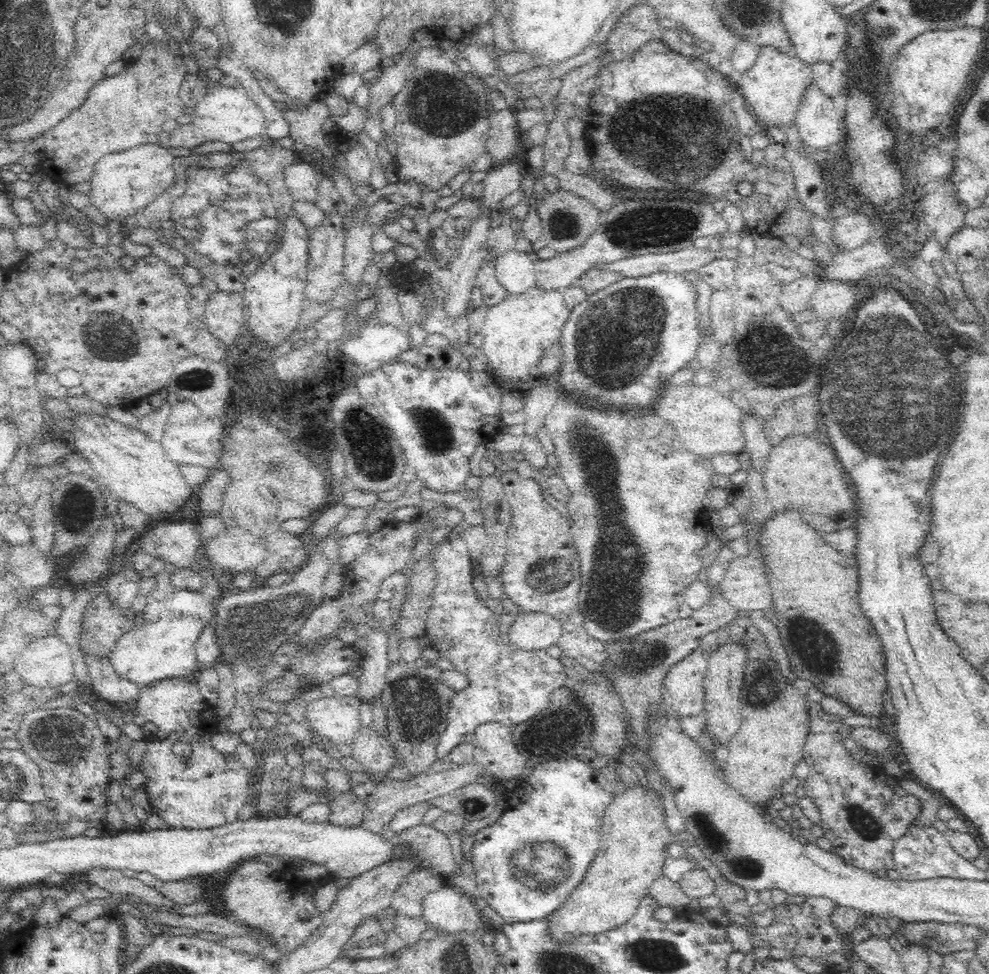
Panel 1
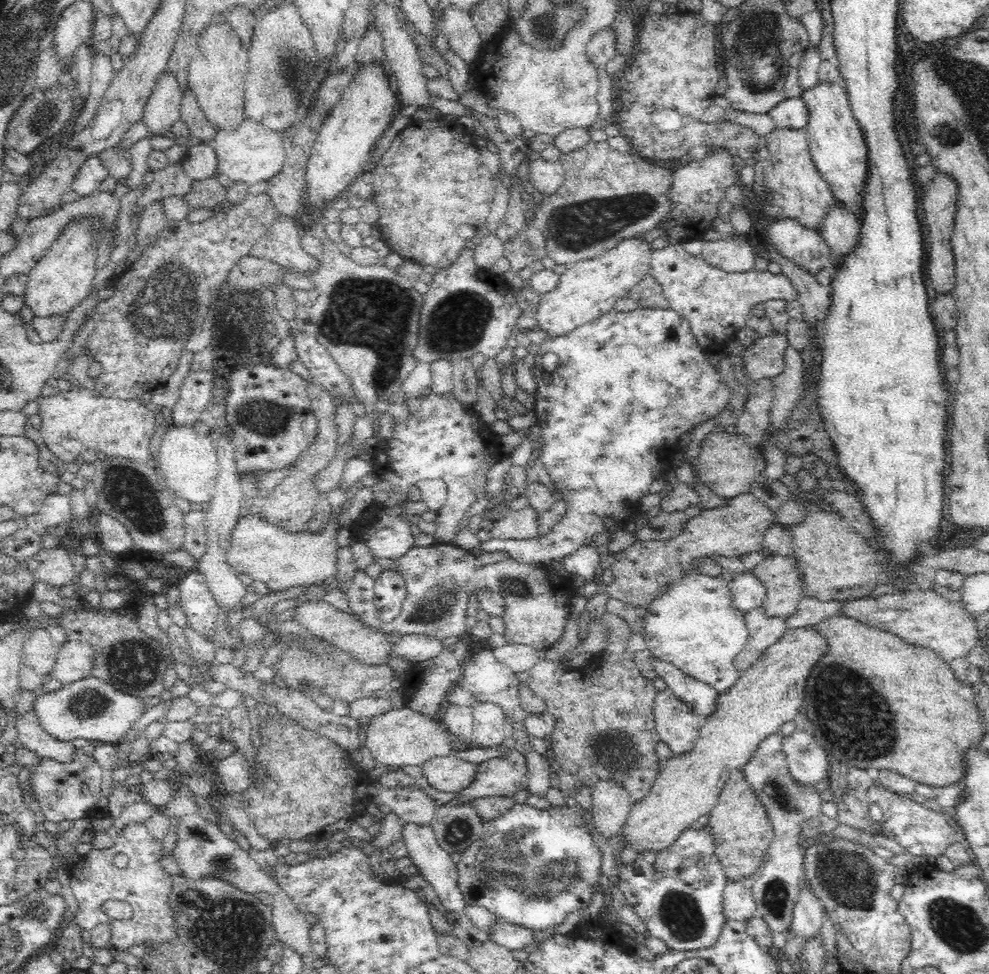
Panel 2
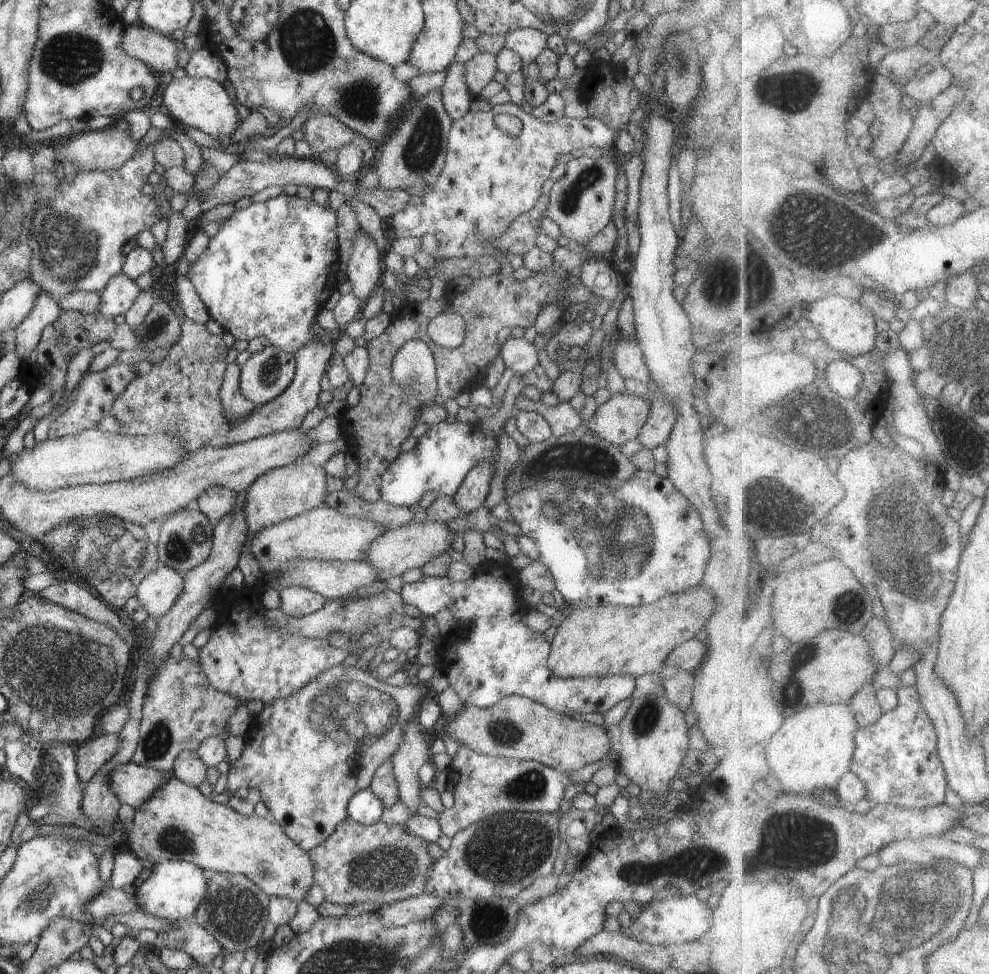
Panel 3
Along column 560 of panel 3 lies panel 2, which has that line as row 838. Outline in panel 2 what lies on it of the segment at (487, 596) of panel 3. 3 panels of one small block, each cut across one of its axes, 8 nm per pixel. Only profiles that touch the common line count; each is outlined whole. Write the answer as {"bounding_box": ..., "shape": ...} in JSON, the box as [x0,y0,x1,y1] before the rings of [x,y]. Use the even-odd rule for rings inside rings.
{"bounding_box":[616,826,729,951],"shape":[[[693,826],[683,830],[670,846],[662,850],[646,850],[638,854],[631,865],[619,868],[619,881],[616,885],[624,893],[626,902],[646,924],[650,936],[664,940],[668,949],[689,951],[711,947],[727,921],[724,917],[723,892],[729,880],[714,848],[712,833]]]}

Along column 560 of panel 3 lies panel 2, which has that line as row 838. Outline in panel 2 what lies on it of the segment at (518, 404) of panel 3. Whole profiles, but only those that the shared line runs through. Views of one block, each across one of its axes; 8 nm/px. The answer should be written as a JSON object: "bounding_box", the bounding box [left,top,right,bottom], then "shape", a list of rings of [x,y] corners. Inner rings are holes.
{"bounding_box":[402,822,466,913],"shape":[[[413,822],[403,823],[402,834],[411,864],[414,864],[418,868],[418,873],[422,874],[425,880],[433,886],[444,908],[452,911],[452,913],[464,913],[466,902],[459,887],[457,865],[450,858],[450,854],[440,848],[431,825],[418,825]]]}

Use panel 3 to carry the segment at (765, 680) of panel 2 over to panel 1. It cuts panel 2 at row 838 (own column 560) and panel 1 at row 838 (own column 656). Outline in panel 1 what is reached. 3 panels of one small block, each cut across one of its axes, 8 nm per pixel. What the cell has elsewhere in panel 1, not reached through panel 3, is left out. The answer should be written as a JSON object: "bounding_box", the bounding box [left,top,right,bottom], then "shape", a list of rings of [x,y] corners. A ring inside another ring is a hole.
{"bounding_box":[546,784,674,942],"shape":[[[638,784],[617,790],[612,802],[607,806],[600,844],[586,874],[582,877],[582,882],[569,894],[569,899],[546,918],[549,935],[556,942],[570,942],[574,936],[582,934],[602,934],[628,922],[636,915],[640,901],[648,894],[650,885],[663,874],[663,864],[668,857],[667,848],[674,841],[664,822],[665,812],[660,793],[649,785],[648,788]]]}

